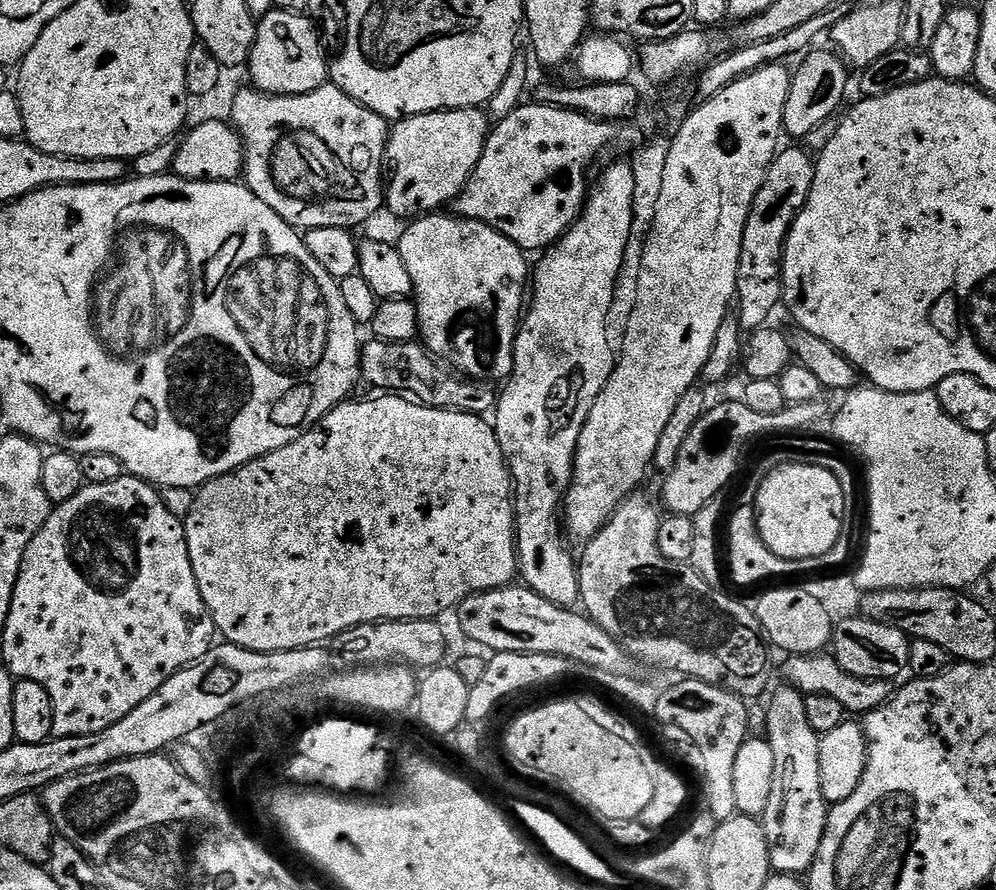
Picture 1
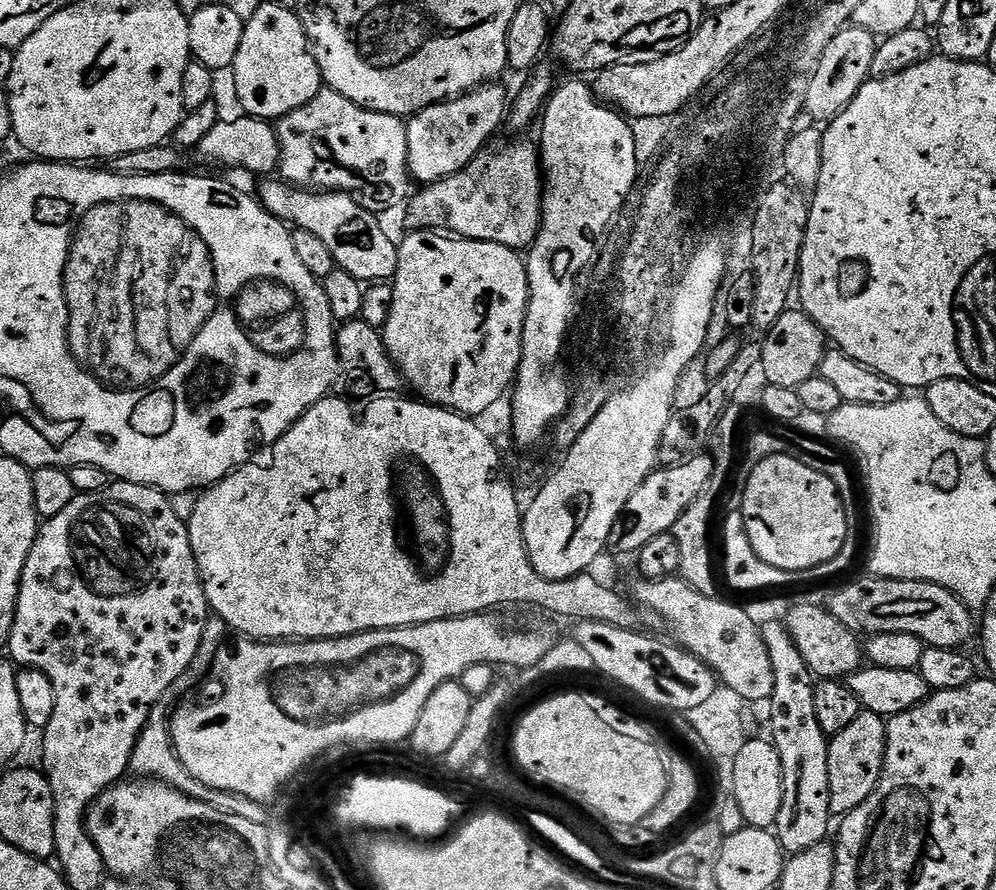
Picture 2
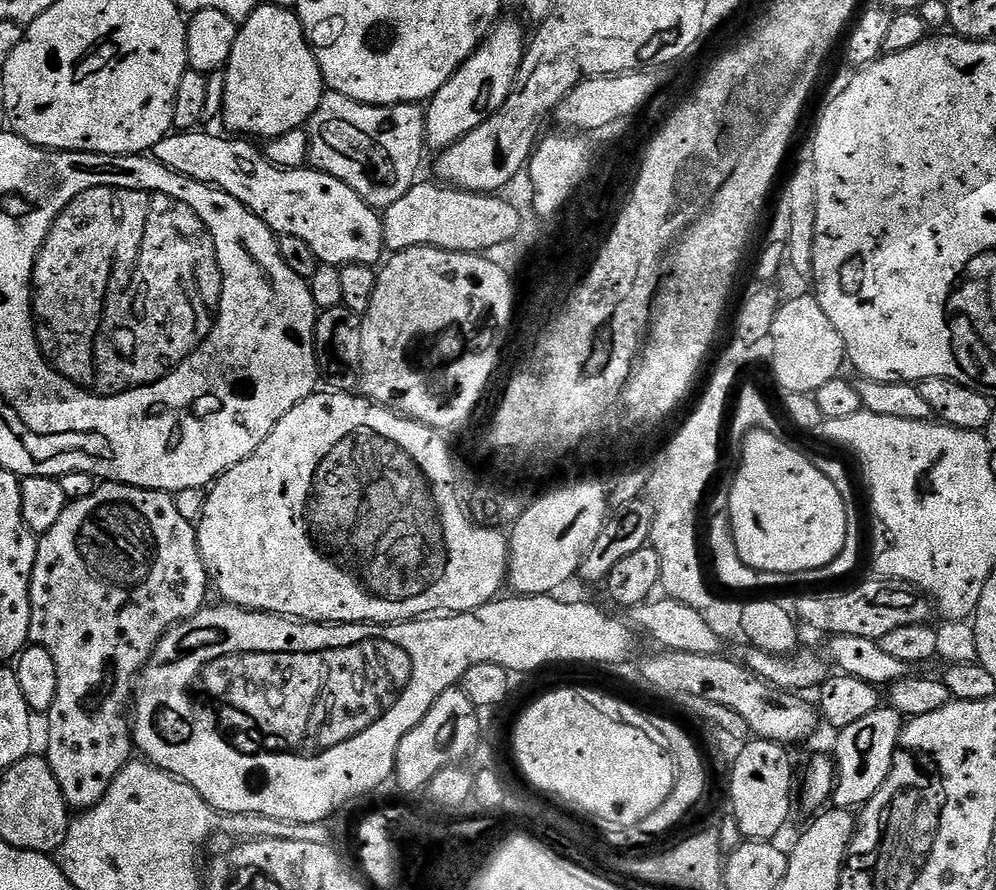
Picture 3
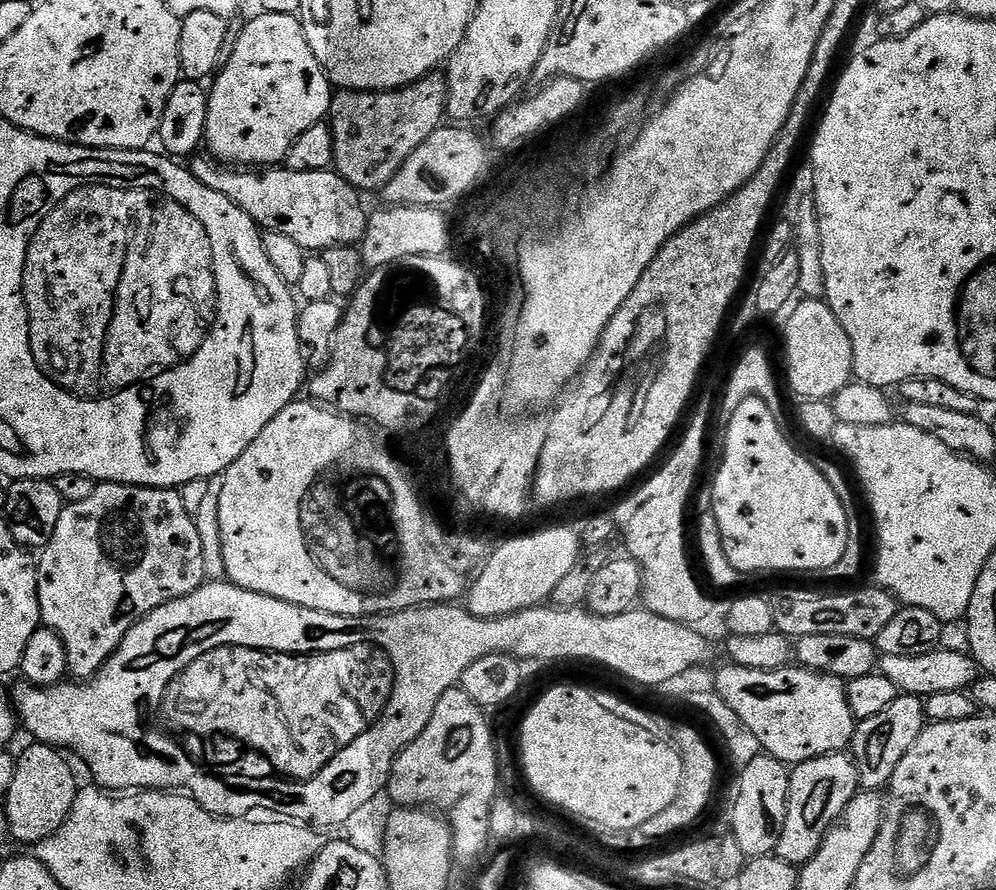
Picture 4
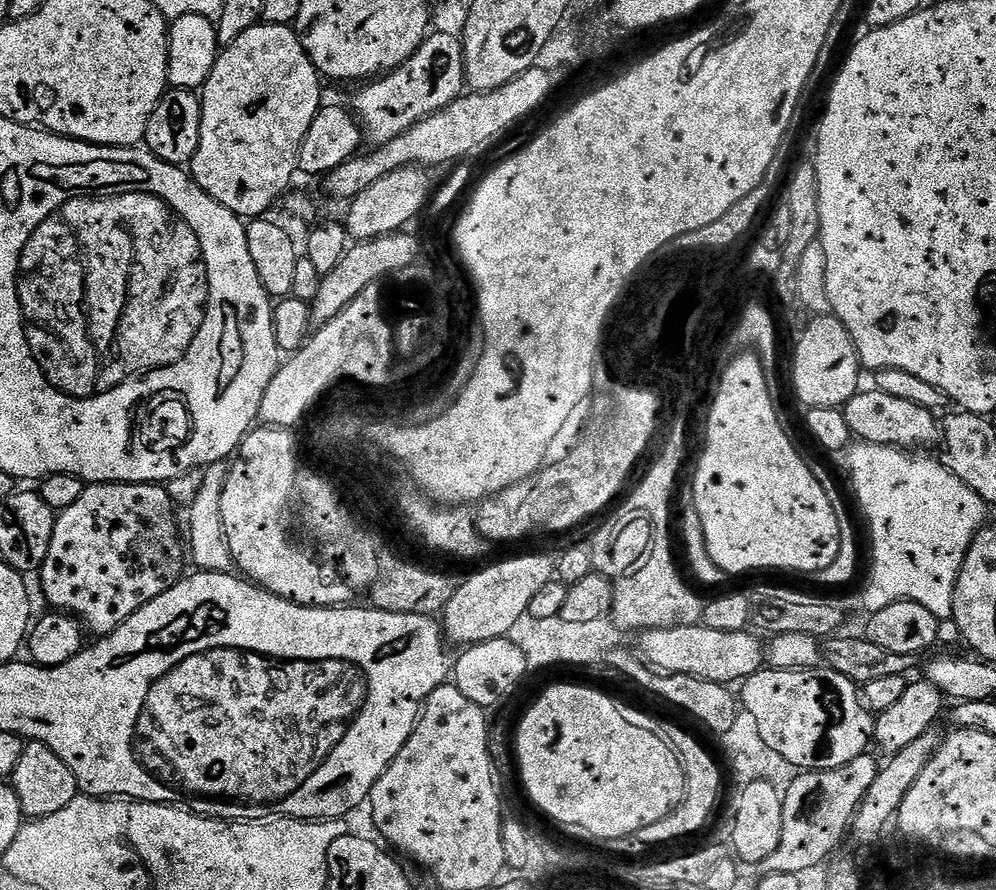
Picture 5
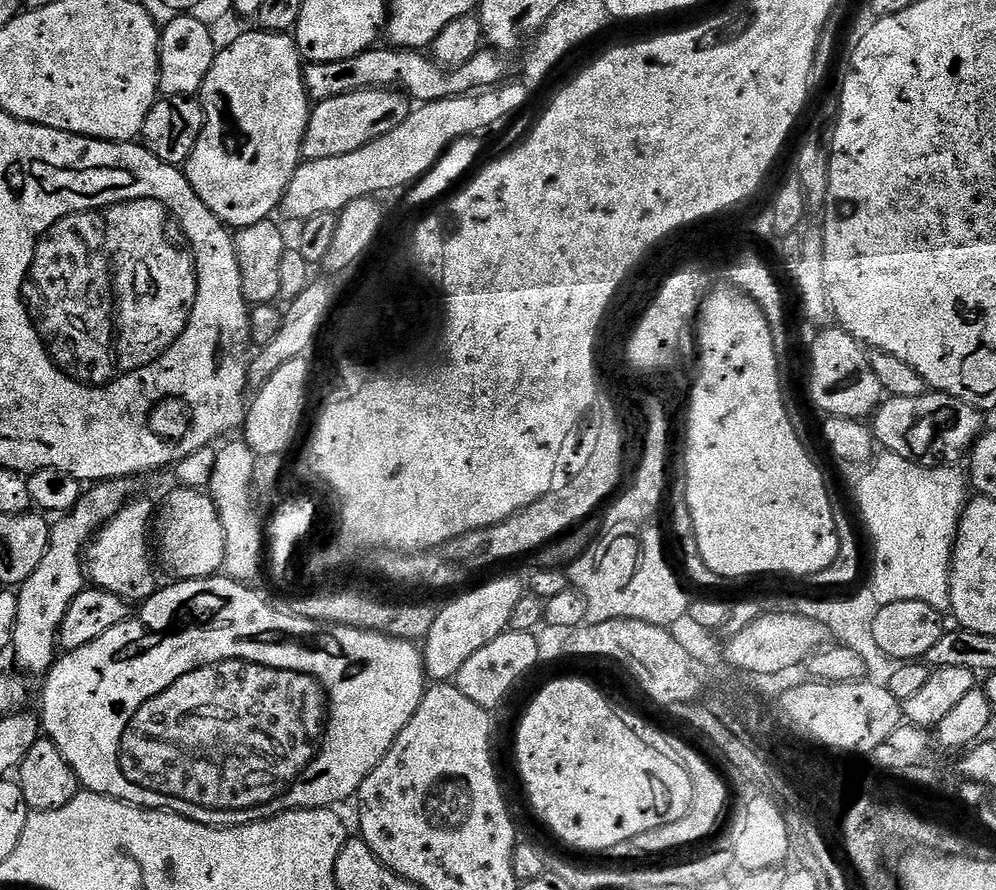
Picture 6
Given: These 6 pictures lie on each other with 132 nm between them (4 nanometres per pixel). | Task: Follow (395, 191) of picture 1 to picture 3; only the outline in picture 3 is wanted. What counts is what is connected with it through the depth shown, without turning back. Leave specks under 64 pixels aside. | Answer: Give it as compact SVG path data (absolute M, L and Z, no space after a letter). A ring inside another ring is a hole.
M501 19L488 37L480 43L476 53L466 58L464 65L427 101L424 114L424 139L432 150L449 148L470 130L482 126L506 102L516 87L520 67L526 51L526 36L516 20Z

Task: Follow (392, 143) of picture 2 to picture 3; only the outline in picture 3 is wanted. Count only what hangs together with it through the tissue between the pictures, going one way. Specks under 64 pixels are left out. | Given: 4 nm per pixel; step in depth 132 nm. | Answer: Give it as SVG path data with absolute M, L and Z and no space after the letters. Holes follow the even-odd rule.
M325 91L318 110L308 119L308 159L317 172L325 172L350 186L364 201L377 210L389 208L402 194L406 194L417 183L420 159L426 153L424 139L425 109L420 104L363 104L346 98L346 94Z

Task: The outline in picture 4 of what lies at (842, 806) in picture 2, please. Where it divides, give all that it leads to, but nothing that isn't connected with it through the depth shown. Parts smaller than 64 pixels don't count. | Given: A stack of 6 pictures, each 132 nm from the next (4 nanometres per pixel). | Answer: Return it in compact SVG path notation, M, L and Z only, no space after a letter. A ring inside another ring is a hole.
M898 694L882 714L874 714L874 718L866 718L856 725L856 733L852 736L850 755L856 766L856 779L864 790L880 790L891 780L898 762L914 746L918 734L926 726L924 719L924 701L919 696Z

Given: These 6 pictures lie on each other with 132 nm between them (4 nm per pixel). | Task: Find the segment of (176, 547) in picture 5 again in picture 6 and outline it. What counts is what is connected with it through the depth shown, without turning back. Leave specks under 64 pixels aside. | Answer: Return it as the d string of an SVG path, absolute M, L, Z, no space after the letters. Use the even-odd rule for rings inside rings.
M133 499L124 505L124 509L109 520L95 536L92 537L84 554L84 566L86 576L95 587L106 590L110 594L118 594L118 598L129 602L143 602L158 590L156 584L156 572L152 569L152 560L148 557L148 523L154 520L154 510L152 514L152 504L148 500Z

